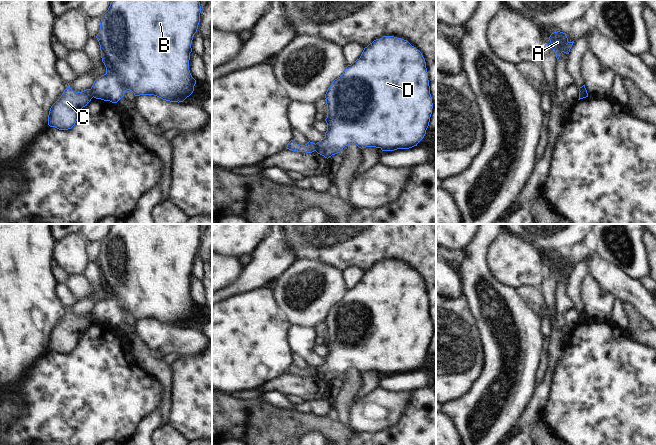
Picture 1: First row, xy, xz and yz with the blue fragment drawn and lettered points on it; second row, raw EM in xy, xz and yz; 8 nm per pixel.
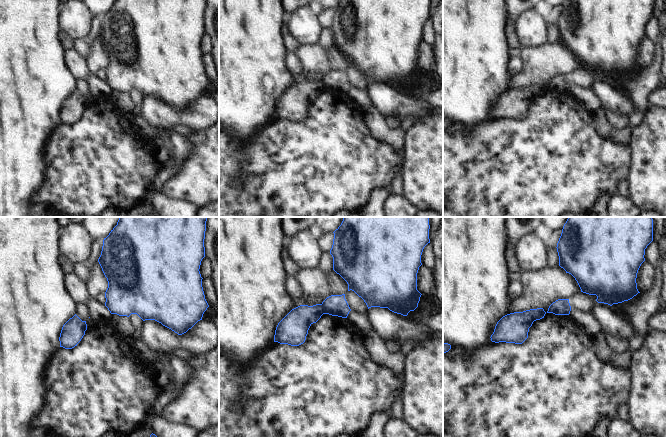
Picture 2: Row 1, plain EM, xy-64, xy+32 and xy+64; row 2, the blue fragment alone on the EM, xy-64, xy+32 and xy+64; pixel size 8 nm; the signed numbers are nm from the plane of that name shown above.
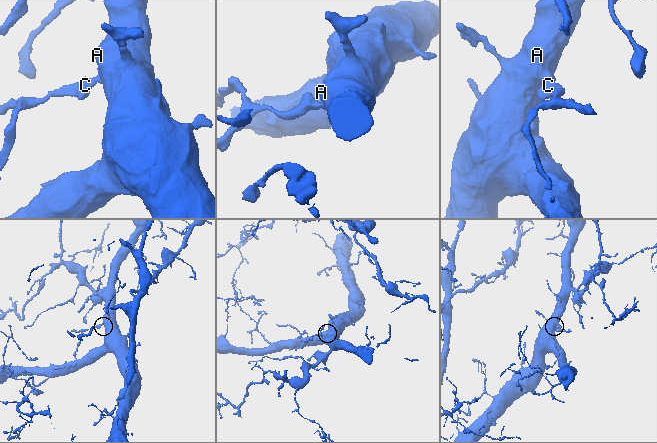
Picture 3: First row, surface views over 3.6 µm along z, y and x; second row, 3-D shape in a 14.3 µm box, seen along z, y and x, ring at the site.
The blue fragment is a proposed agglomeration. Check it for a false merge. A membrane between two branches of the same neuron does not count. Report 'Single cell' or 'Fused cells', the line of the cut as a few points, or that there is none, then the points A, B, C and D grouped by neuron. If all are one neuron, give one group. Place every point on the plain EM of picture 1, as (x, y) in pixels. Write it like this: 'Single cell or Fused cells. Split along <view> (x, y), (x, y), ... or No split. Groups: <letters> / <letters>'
Fused cells. Split along xy (90, 313), (93, 320). Groups: A B D / C

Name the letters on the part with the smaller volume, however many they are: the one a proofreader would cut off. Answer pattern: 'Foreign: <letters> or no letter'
Foreign: C

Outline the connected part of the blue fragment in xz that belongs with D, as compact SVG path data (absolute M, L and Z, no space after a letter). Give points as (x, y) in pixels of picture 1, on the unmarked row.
M383 260L365 271L360 282L354 285L351 289L348 289L343 298L332 306L325 318L325 322L327 328L327 342L325 343L327 347L327 355L325 361L316 367L316 376L327 383L332 379L340 377L343 372L349 368L356 368L361 373L366 371L376 371L380 372L382 375L409 373L417 370L426 358L433 332L426 286L422 277L408 265L394 260Z

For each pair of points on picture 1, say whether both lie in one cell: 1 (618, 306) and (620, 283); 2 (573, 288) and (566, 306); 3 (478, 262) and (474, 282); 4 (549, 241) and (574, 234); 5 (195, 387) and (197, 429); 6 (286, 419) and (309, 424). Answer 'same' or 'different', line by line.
1: different
2: different
3: same
4: same
5: same
6: same

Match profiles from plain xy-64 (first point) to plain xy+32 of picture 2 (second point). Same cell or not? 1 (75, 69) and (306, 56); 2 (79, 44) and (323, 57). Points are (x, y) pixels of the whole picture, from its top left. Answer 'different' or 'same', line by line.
1: different
2: same

